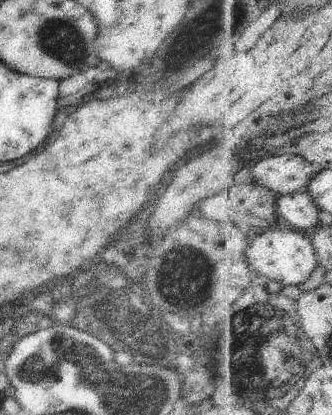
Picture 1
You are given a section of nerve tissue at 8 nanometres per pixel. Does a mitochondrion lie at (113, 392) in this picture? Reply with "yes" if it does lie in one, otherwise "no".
yes

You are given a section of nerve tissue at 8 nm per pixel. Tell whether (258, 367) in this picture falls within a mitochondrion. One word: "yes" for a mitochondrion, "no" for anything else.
yes

